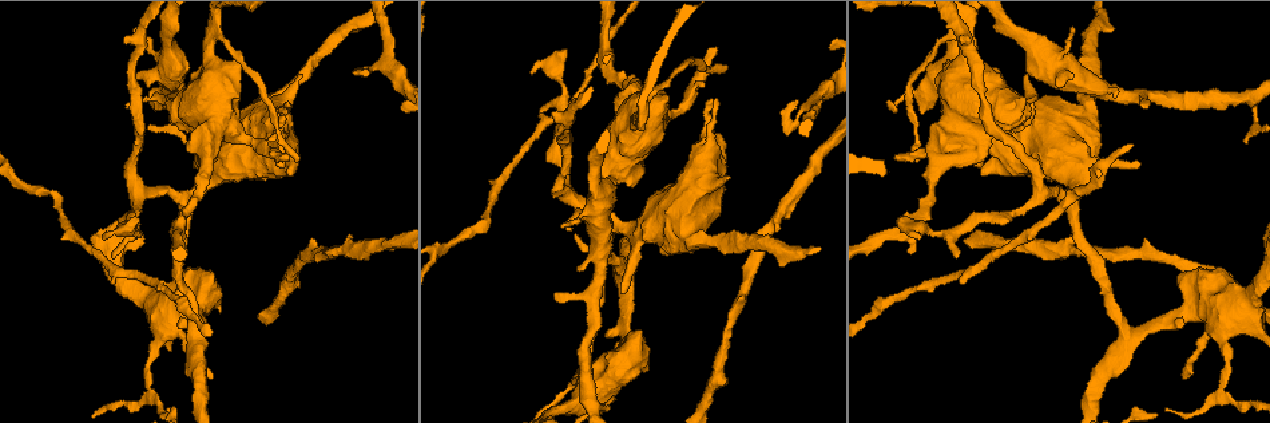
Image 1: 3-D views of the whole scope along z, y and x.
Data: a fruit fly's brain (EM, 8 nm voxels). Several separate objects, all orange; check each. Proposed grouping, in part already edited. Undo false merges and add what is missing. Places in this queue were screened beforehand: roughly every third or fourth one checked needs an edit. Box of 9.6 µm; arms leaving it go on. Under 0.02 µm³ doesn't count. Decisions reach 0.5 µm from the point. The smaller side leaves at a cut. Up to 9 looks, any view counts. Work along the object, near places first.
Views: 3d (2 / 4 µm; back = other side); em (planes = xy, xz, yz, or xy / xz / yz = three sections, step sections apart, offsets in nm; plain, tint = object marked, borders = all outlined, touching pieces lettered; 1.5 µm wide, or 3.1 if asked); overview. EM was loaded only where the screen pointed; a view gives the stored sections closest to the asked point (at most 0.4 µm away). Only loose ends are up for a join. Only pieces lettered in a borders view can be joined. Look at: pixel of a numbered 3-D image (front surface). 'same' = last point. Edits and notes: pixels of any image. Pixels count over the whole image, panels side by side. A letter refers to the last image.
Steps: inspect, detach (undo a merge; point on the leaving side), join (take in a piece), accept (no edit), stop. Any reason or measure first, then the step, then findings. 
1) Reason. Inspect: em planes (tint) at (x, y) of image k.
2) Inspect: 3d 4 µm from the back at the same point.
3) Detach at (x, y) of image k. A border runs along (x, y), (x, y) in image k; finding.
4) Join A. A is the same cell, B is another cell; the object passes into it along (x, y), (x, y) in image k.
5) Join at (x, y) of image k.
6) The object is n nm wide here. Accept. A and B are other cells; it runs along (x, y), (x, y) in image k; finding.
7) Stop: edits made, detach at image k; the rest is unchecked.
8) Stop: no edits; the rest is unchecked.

Branch point. Inspect: em planes (borders) at (151, 395) of image 1.

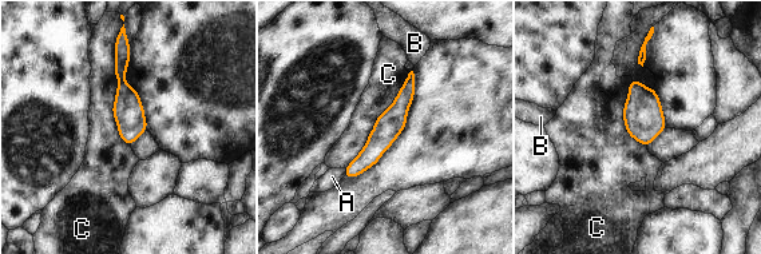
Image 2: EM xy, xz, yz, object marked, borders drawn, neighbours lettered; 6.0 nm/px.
The longest contact is with C, 750 nm. Detach at (127, 108) of image 2. A, B and C are other cells; the part that leaves runs along (411, 76), (395, 118), (348, 173) in image 2; two cells meet here.

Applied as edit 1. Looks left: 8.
Inspect: overview.

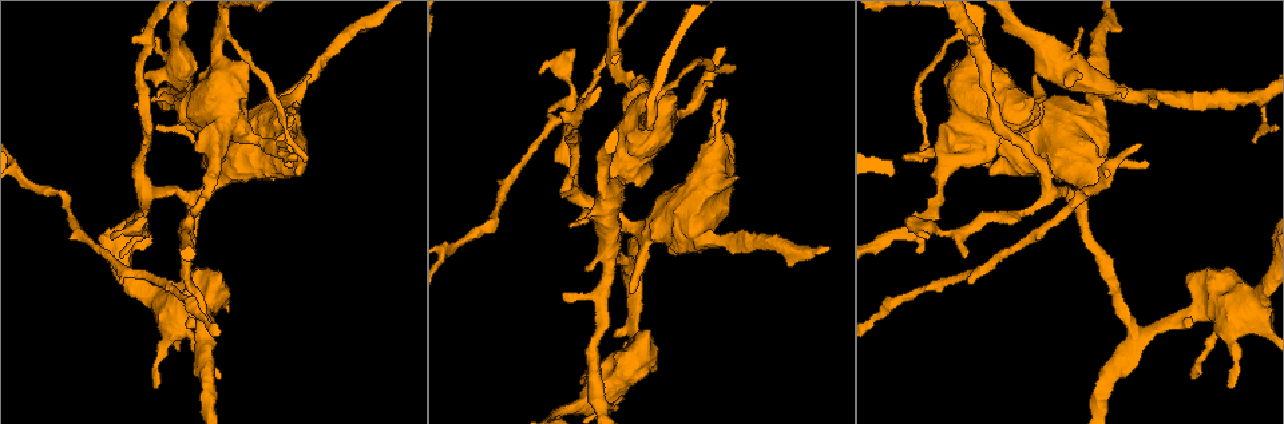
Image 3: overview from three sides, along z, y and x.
Sharp bend. Inspect: em planes (borders) at (932, 151) of image 3.

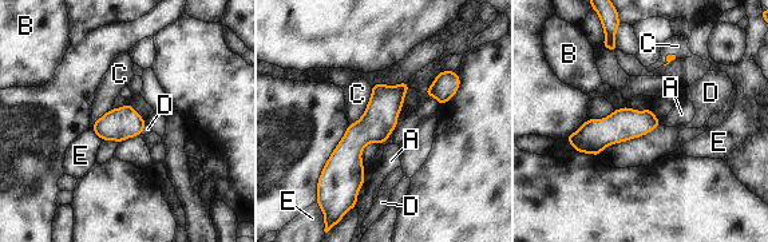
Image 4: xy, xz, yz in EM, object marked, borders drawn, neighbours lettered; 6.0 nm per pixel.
The object is 190 nm wide here. Accept. A, B, C, D and E are other cells; all the same cell.

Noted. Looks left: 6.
Free end. Inspect: 3d 4 µm at (574, 224) of image 3.

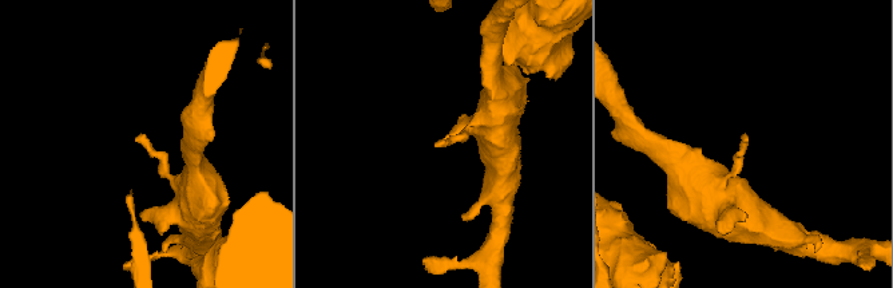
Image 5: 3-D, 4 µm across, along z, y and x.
Inspect: em yz step 4 (tint) at (139, 134) of image 5.

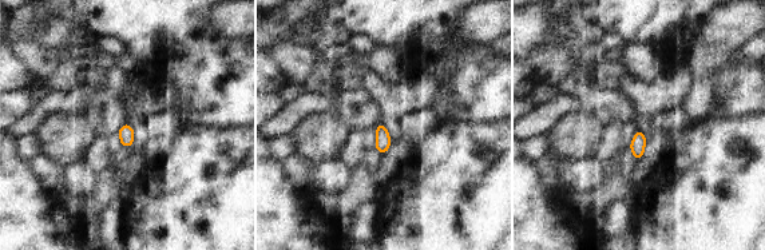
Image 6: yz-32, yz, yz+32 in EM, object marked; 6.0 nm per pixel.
Another direction. Inspect: em xy step 8 (borders) at the same point.

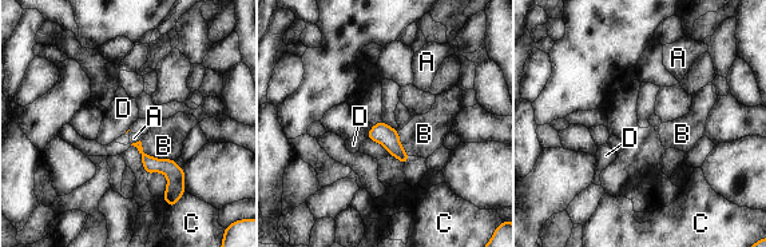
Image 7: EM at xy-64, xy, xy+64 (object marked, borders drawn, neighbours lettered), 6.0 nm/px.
Accept. A, B, C and D are other cells; a border runs along (373, 126), (366, 138) in image 7; no lettered piece goes on from it.

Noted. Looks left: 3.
Stop: edits made, detach at image 2; the rest is unchecked.

